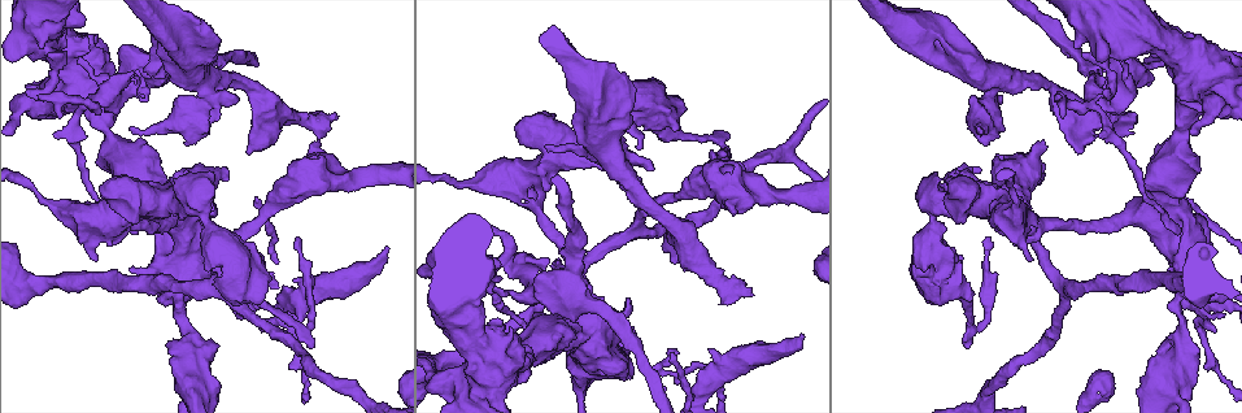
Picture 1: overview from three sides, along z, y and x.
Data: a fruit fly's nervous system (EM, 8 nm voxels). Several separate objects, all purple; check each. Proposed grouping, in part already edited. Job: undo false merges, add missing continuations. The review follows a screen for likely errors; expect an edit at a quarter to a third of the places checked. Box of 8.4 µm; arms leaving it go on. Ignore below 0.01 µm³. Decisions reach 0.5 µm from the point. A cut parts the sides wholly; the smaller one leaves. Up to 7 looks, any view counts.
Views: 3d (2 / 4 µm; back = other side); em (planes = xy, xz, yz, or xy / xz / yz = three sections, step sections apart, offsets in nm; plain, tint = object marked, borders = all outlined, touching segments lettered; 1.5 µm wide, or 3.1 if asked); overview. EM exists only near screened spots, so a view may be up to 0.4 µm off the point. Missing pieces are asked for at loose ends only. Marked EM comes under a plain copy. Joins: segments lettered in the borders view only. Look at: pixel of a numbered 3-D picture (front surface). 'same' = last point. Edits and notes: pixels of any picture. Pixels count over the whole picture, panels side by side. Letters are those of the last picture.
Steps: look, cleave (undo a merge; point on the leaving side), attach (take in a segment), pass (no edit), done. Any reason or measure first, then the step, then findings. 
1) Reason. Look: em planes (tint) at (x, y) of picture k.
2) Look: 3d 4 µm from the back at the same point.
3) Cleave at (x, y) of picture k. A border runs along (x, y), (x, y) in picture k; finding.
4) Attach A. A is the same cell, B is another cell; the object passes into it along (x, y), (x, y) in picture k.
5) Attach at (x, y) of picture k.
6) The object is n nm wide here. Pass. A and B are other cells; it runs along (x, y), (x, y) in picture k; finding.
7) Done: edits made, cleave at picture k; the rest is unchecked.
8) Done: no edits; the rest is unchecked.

Looks like a crossing. Look: em xz step 8 (borders) at (96, 106) of picture 1.

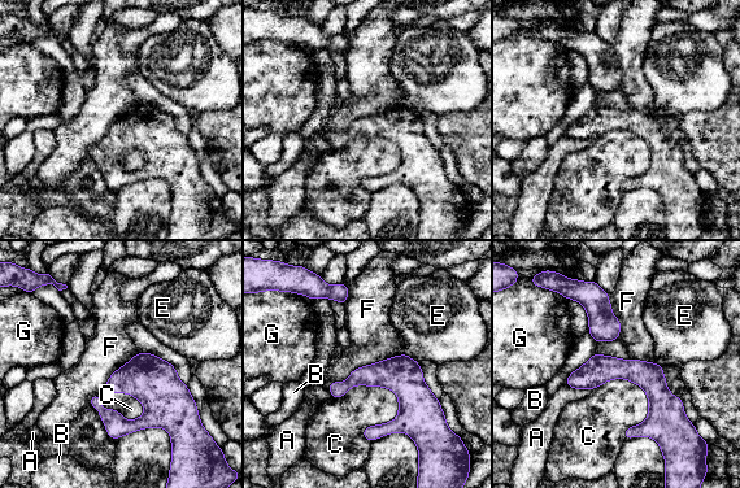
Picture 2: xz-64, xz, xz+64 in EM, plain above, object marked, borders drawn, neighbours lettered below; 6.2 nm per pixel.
Pass. A, B, C, E, F and G are other cells; one cell here.

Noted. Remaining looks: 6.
Look: em xy step 8 (borders) at (316, 160) of picture 1.

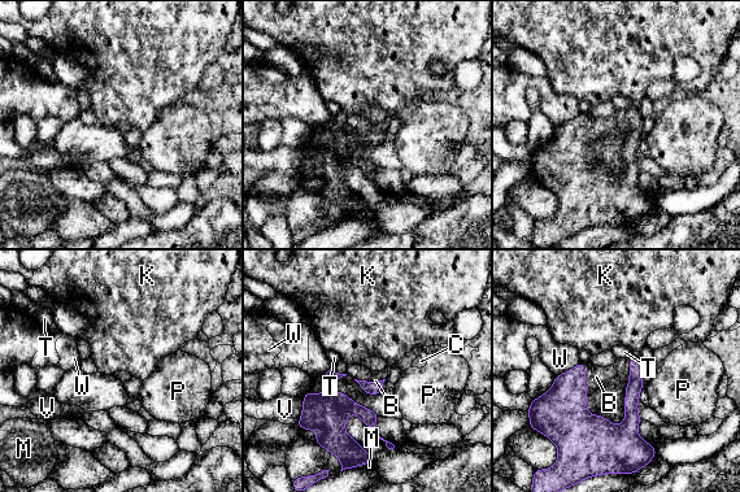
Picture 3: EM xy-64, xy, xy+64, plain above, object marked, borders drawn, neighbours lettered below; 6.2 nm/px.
Another direction. Look: em planes (borders) at the same point.

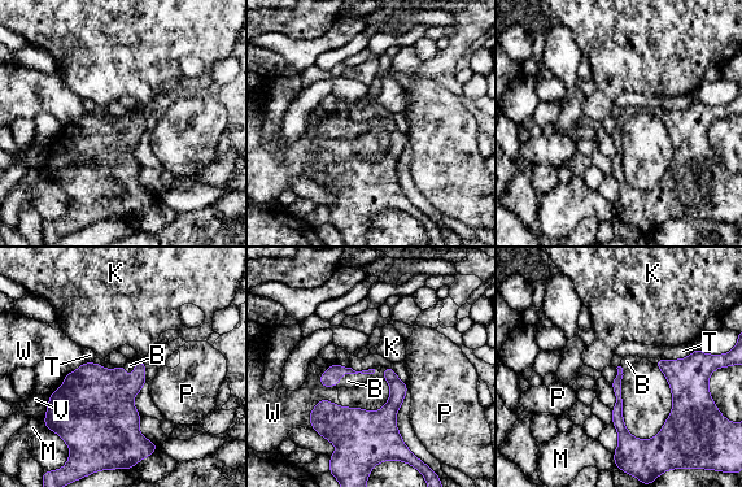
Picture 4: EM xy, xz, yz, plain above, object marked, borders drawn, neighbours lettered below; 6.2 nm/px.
Attach B. B is the same cell, K, M, P, T, V and W are other cells; the cell continues.

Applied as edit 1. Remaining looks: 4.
Redraw. Look: overview.

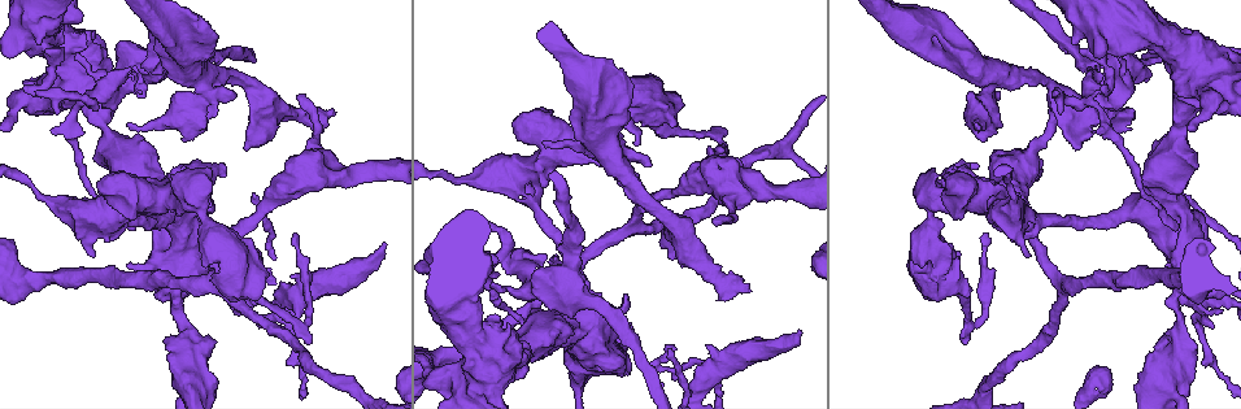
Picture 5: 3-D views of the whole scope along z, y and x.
Tapers out. Look: 3d 2 µm at (674, 348) of picture 5.

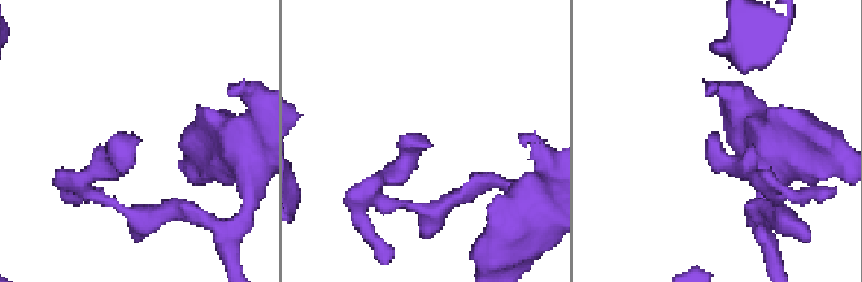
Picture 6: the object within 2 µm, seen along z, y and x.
Need the tissue. Look: em planes (borders) at (137, 145) of picture 6.

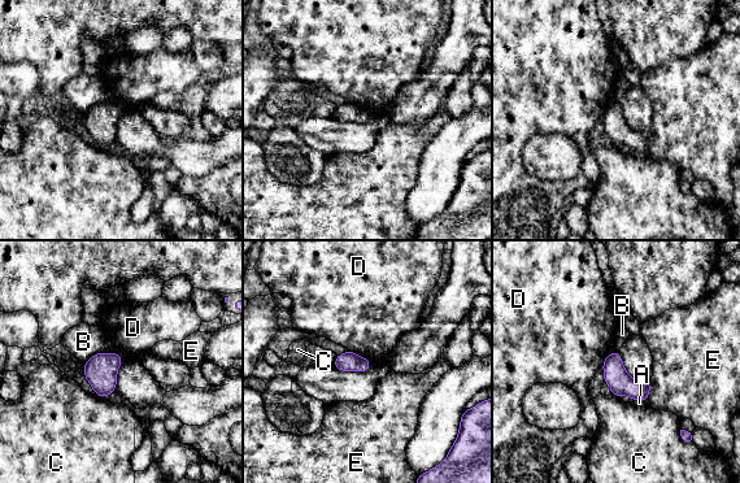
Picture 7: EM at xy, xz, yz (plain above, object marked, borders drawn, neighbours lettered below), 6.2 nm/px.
The longest contact is with D, 170 nm. Pass. A, B, C, D and E are other cells; a border runs along (348, 349), (370, 362) in picture 7; none of them fits.

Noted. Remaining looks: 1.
Done: edits made, attach at picture 4; the rest is unchecked.

